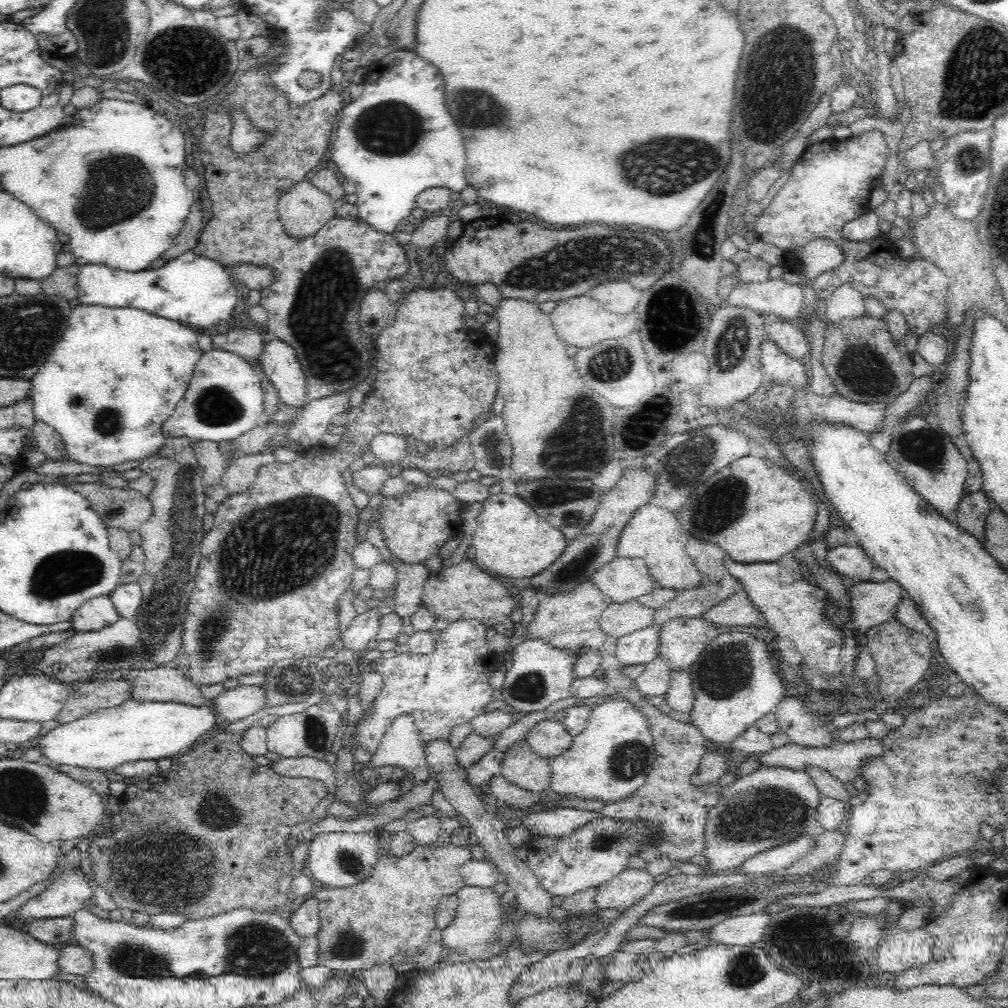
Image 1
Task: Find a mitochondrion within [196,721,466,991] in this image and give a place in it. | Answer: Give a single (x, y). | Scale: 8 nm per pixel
(257, 950)

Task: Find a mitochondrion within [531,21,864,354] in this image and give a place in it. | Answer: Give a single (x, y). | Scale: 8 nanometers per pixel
(673, 160)

